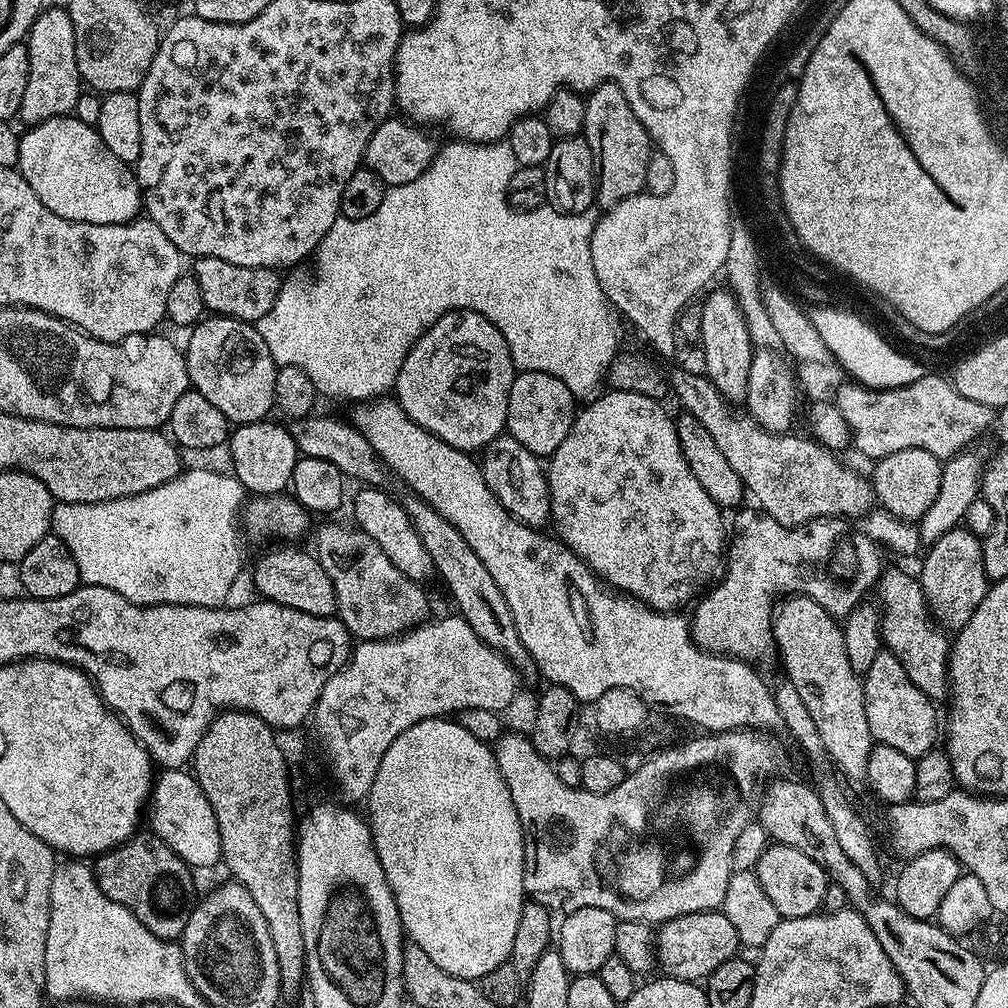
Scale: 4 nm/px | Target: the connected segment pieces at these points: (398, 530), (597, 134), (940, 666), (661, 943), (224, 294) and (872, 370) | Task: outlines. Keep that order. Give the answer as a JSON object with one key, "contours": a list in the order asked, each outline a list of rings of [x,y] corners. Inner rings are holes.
{"contours":[[[[364,486],[359,490],[361,492],[350,500],[352,516],[356,519],[353,520],[355,527],[374,538],[374,542],[382,546],[382,554],[386,554],[386,558],[390,558],[390,562],[394,562],[394,566],[398,566],[398,570],[402,570],[402,574],[406,574],[411,580],[424,582],[428,575],[431,577],[434,572],[432,559],[426,546],[422,546],[422,538],[418,538],[418,530],[414,530],[403,503],[399,499],[391,500],[380,486]]],[[[600,84],[593,88],[587,93],[584,105],[586,122],[582,135],[596,163],[595,203],[601,204],[601,209],[612,210],[623,200],[639,197],[645,191],[647,166],[650,165],[654,145],[642,122],[634,118],[634,110],[630,110],[626,94],[622,94],[616,84]]],[[[889,567],[880,577],[878,593],[880,592],[880,639],[883,647],[902,662],[902,670],[933,702],[949,695],[948,657],[950,655],[950,636],[945,629],[936,623],[919,579],[900,568]]],[[[722,910],[691,912],[667,920],[665,924],[659,925],[654,939],[659,971],[665,976],[693,982],[707,981],[712,972],[722,966],[722,962],[733,959],[739,953],[736,951],[742,948],[738,930],[734,930],[730,918],[726,918]]],[[[202,256],[190,268],[191,275],[196,277],[202,289],[202,302],[209,313],[217,316],[232,316],[236,320],[255,322],[274,306],[282,287],[281,273],[275,268],[251,268],[250,266],[234,266],[230,262],[222,262],[222,258]]],[[[817,305],[809,311],[809,318],[822,337],[831,357],[851,375],[853,381],[867,388],[894,389],[909,385],[923,377],[921,361],[912,364],[910,357],[890,346],[883,336],[858,315],[832,308],[833,305]]]]}

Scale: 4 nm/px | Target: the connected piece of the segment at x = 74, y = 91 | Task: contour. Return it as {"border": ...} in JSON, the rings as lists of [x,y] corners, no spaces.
{"border":[[[45,7],[28,31],[26,47],[30,58],[30,78],[26,78],[26,94],[22,94],[18,120],[24,126],[31,126],[75,113],[82,81],[74,42],[74,22],[70,22],[67,7]]]}

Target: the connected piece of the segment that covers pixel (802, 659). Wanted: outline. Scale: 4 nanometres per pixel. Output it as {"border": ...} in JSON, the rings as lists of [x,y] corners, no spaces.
{"border":[[[789,595],[779,601],[776,610],[776,617],[770,620],[770,635],[775,651],[780,651],[780,660],[784,663],[783,675],[798,690],[803,705],[814,718],[839,775],[843,779],[845,776],[848,780],[867,781],[866,762],[874,741],[870,722],[866,722],[862,676],[850,666],[850,658],[846,658],[843,627],[837,617],[831,616],[809,596]]]}

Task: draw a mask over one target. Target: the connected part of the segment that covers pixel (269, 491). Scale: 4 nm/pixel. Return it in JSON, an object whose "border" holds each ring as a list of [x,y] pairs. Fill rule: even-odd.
{"border":[[[272,418],[249,424],[238,424],[231,429],[226,443],[230,450],[230,458],[233,460],[231,475],[235,476],[245,493],[251,494],[253,497],[275,496],[283,493],[291,485],[294,466],[301,454],[296,448],[291,431],[285,425],[283,428],[282,425],[275,424]]]}

